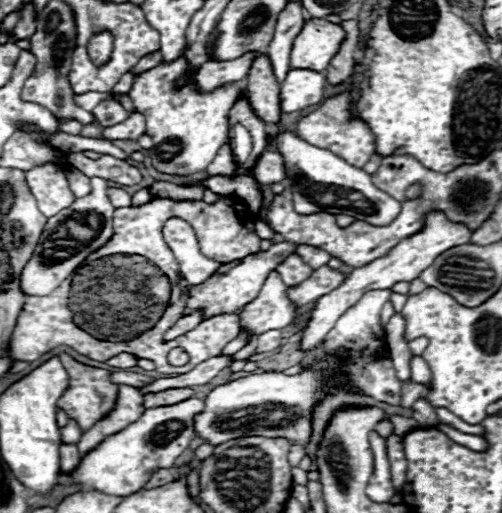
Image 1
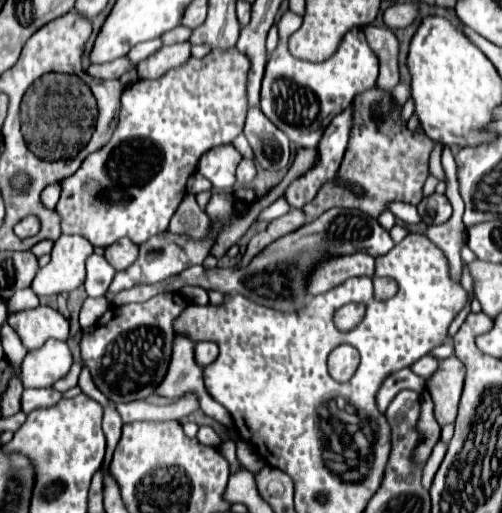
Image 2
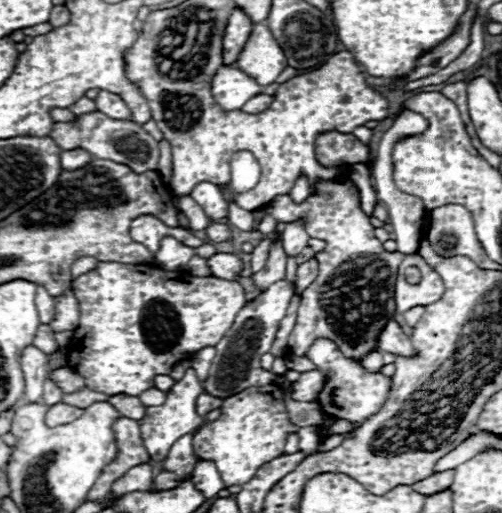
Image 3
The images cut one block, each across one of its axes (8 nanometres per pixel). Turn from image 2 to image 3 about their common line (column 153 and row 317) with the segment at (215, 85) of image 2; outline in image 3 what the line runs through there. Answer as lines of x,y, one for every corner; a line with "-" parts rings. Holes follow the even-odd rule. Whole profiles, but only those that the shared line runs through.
98,262
94,270
74,280
72,290
80,306
80,324
66,346
70,368
78,370
88,380
90,390
108,396
138,396
154,386
154,376
170,374
176,362
190,360
192,354
206,346
216,346
248,302
246,292
238,282
218,280
214,276
200,278
184,270
168,272
146,264
122,262

